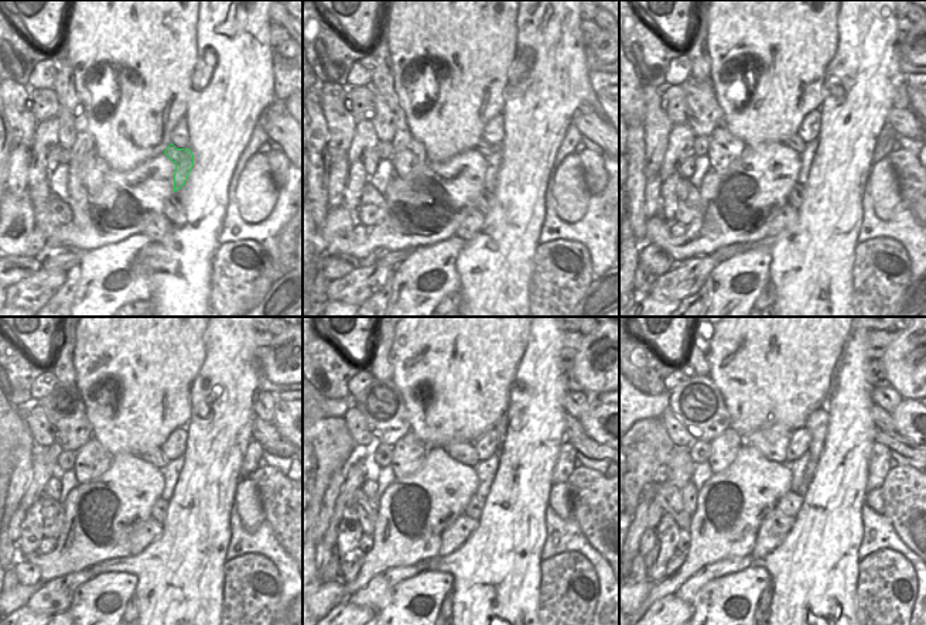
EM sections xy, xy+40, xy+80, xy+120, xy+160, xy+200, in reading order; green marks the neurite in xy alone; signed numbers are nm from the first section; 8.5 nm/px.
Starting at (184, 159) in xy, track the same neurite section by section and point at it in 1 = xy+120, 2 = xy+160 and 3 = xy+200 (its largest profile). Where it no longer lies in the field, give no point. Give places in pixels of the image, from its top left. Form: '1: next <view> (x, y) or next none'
1: next xy+120 (171, 470)
2: next xy+160 (464, 451)
3: next xy+200 (772, 441)

